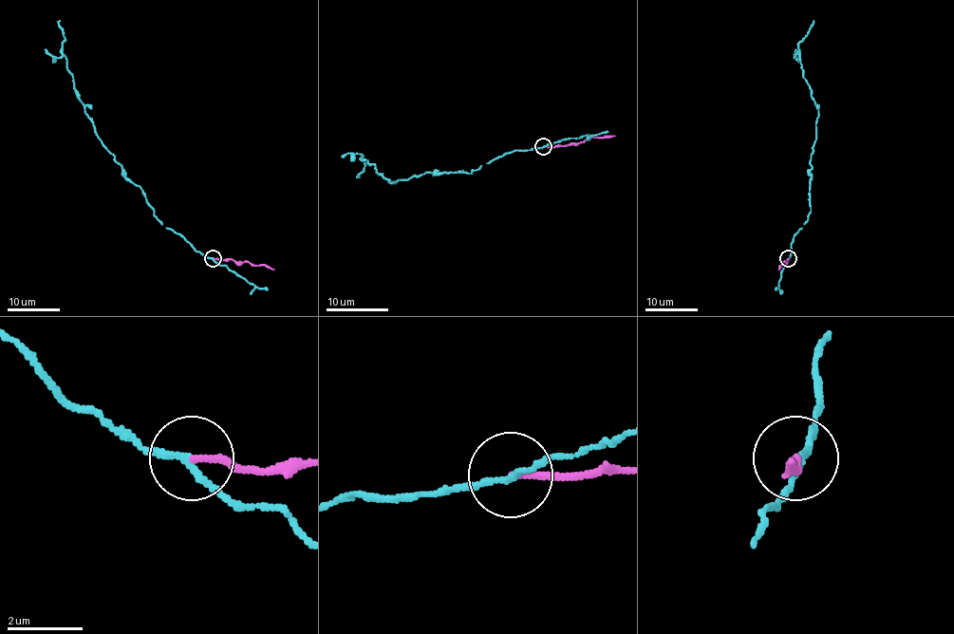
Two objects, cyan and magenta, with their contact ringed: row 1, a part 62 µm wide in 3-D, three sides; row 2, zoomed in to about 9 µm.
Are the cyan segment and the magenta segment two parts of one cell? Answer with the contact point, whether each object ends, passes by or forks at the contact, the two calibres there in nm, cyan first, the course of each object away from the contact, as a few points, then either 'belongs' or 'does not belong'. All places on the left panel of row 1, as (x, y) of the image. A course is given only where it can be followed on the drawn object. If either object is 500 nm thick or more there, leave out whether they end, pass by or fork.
at (213, 258); cyan passes by; magenta ends there; 160 nm thick on the cyan side, 170 nm on the other; cyan runs (213, 258), (158, 220), (144, 193), (125, 177), (98, 136), (67, 68), (57, 21); magenta runs (213, 258), (248, 262), (254, 266), (267, 265), (273, 270); does not belong

